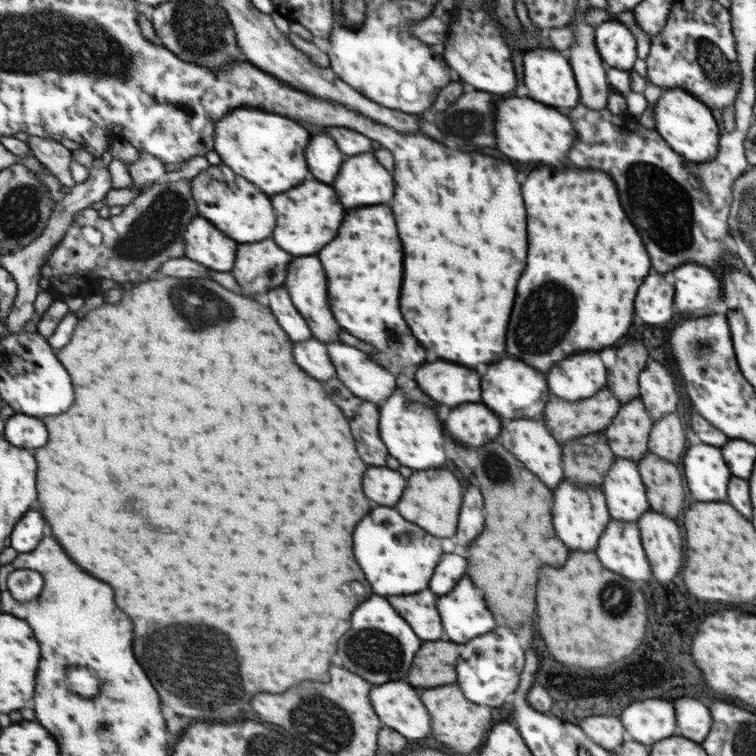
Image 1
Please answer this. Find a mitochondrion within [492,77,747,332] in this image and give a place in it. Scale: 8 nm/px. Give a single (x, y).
(648, 185)

